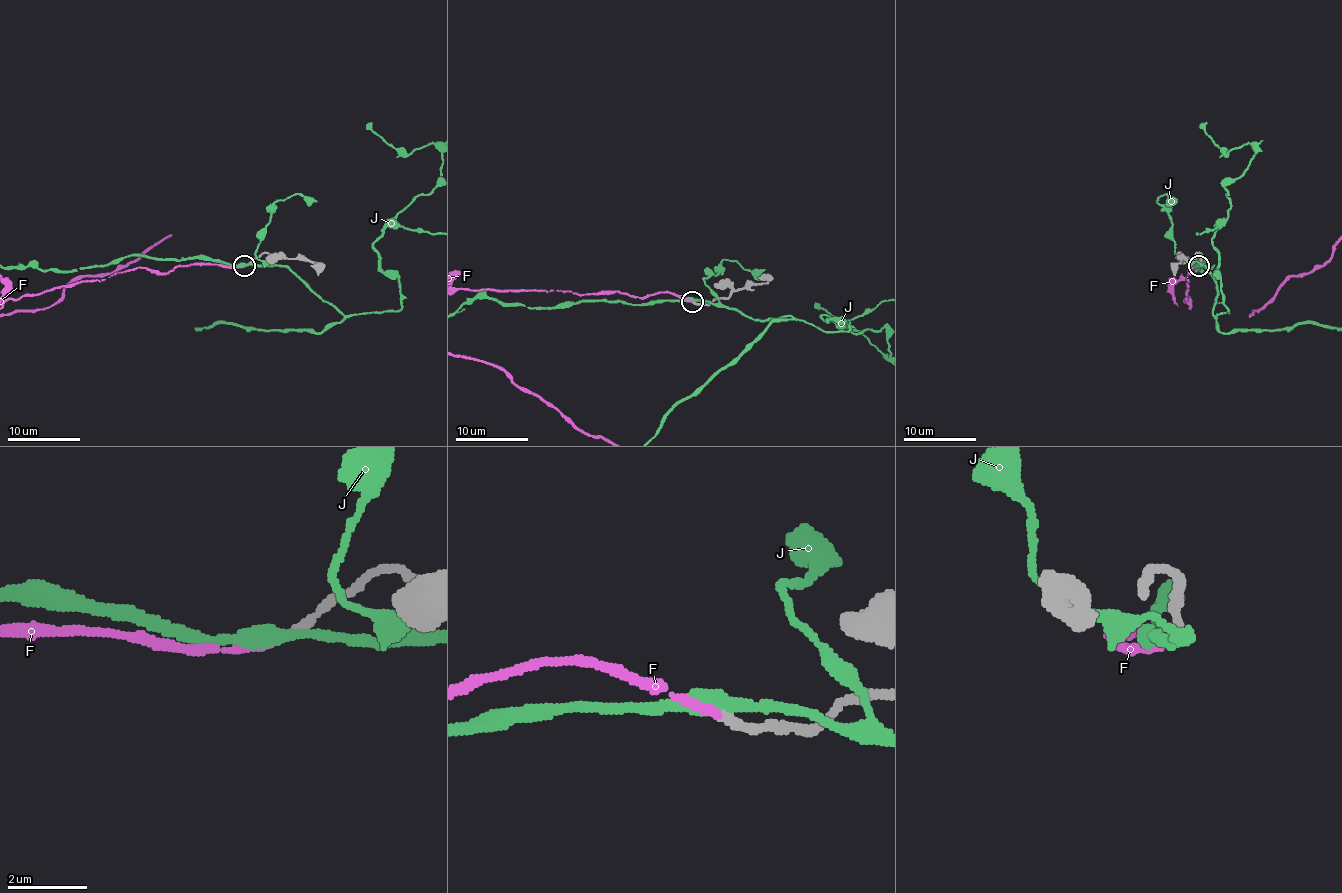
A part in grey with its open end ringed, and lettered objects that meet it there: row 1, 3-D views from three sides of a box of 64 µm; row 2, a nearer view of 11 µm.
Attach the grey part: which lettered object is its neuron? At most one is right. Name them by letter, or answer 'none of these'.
F

